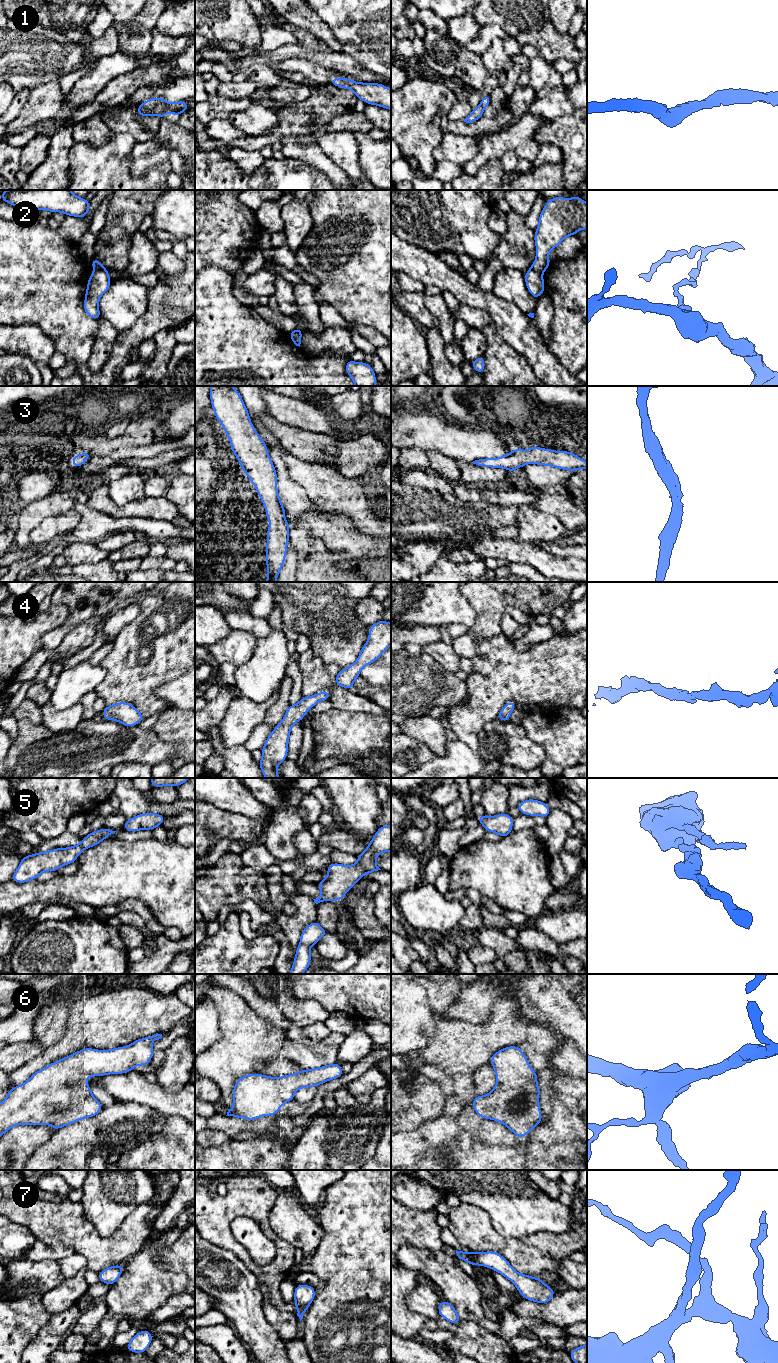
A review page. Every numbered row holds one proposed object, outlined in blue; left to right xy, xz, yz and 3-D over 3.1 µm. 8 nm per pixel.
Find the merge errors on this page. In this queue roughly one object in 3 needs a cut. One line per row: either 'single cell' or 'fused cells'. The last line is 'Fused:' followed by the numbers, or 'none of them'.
1: single cell
2: fused cells
3: single cell
4: single cell
5: single cell
6: single cell
7: single cell
Fused: 2

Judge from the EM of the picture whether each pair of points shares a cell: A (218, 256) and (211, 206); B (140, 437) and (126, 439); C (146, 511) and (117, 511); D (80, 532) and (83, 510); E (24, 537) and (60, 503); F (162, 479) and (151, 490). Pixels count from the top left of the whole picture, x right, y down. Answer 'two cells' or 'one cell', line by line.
A: one cell
B: one cell
C: one cell
D: one cell
E: one cell
F: one cell

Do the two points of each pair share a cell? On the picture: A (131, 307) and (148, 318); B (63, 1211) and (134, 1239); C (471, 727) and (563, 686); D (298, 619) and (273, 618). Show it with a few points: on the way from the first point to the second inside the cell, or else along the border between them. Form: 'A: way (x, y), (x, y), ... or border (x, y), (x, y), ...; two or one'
A: border (147, 291), (147, 308), (145, 312), (125, 330); two
B: way (81, 1229), (95, 1243), (116, 1243); one
C: way (491, 703), (508, 686), (539, 686); one
D: border (274, 600), (280, 610), (282, 620), (299, 634); two

